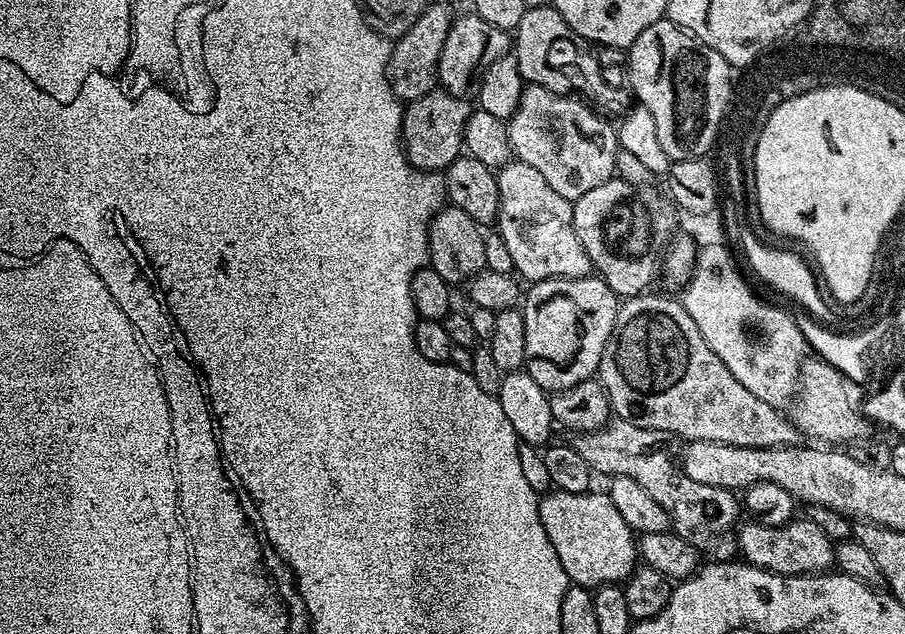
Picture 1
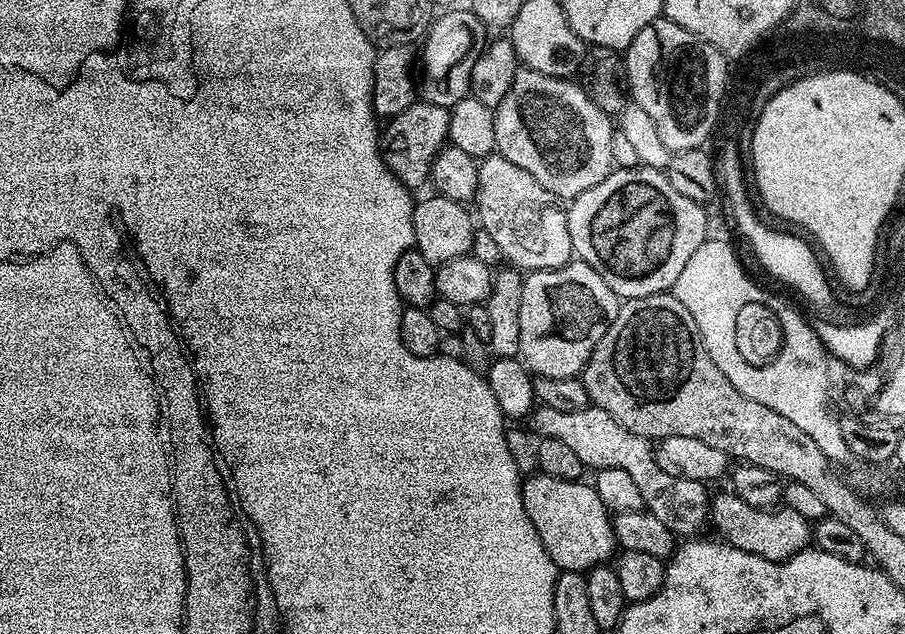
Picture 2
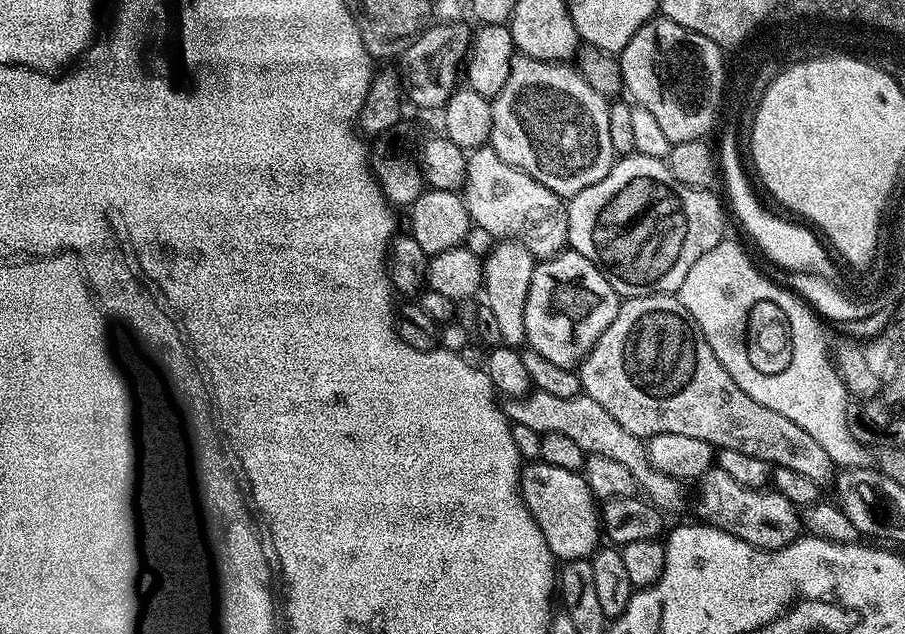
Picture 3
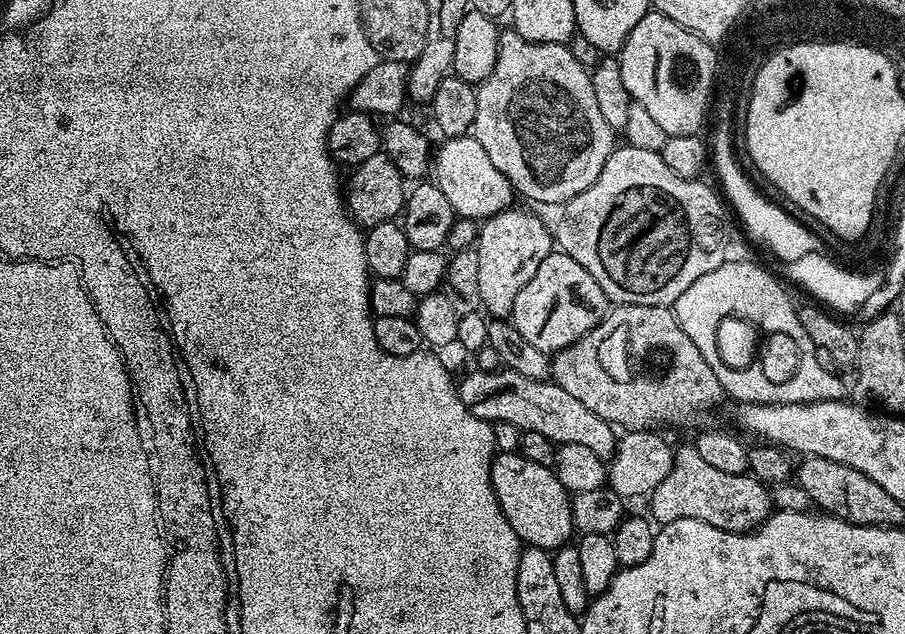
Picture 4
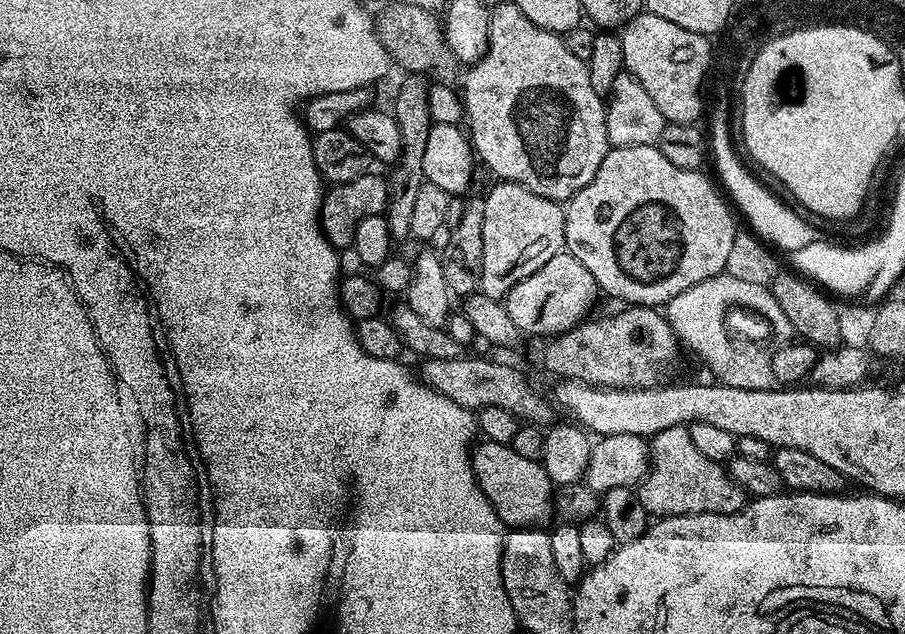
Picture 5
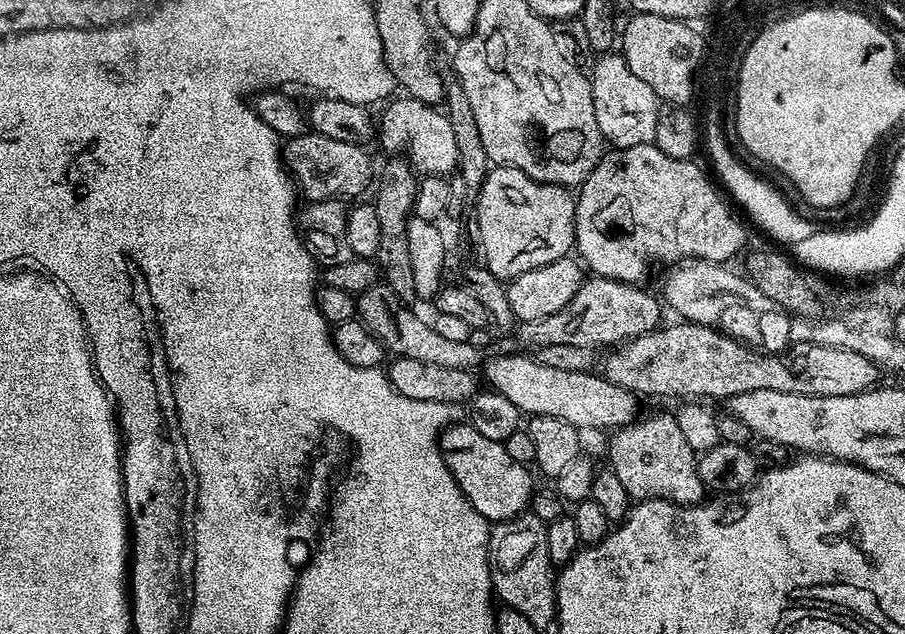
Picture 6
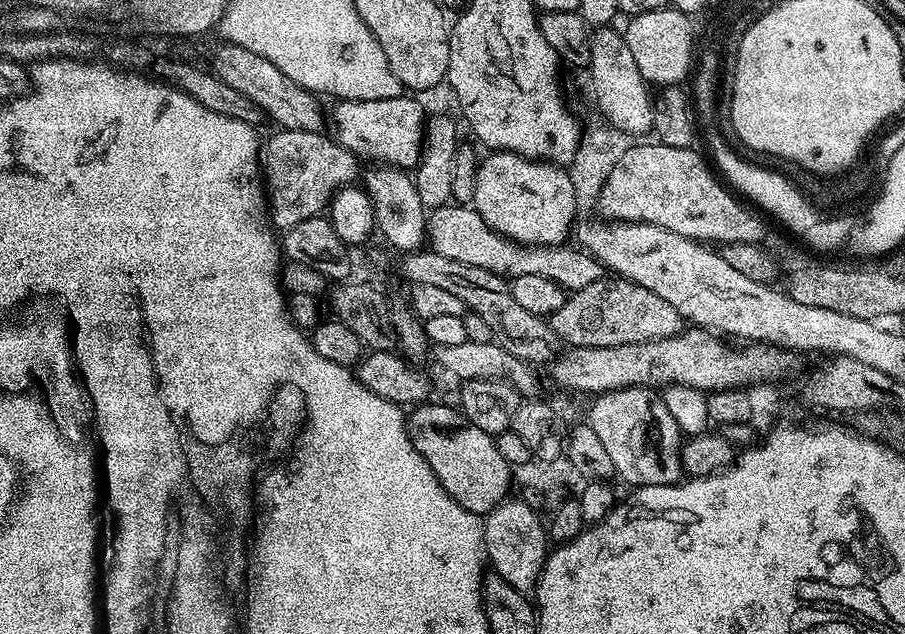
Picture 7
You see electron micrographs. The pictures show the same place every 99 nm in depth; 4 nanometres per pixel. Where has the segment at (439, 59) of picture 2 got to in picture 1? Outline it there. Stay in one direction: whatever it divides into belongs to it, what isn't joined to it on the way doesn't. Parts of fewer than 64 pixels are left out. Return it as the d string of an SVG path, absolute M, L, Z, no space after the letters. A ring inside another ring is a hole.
M457 15L446 34L446 42L442 46L442 54L436 67L439 87L451 96L471 97L471 92L473 95L477 91L478 81L483 78L484 71L492 63L498 62L498 58L509 55L513 44L513 37L509 33L498 26L490 26L490 22L482 22L480 16Z

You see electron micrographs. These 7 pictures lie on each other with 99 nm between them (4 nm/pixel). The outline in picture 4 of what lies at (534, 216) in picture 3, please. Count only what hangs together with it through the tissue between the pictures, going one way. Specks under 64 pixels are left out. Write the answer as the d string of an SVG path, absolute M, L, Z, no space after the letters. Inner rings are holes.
M454 136L445 139L443 143L434 152L434 182L440 187L442 194L446 194L457 217L483 222L513 203L512 183L508 181L506 174L502 174L490 162L490 154L482 150L475 136Z

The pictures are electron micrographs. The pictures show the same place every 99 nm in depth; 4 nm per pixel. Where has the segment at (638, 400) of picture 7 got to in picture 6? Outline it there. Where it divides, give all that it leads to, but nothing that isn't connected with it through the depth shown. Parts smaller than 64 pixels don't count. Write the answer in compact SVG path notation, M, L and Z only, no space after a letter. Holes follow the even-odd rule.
M669 411L643 416L611 433L612 441L608 444L610 471L618 474L622 486L626 486L626 494L633 501L668 500L672 504L689 506L701 503L706 489L700 477L698 456L686 446L686 437L675 415Z

